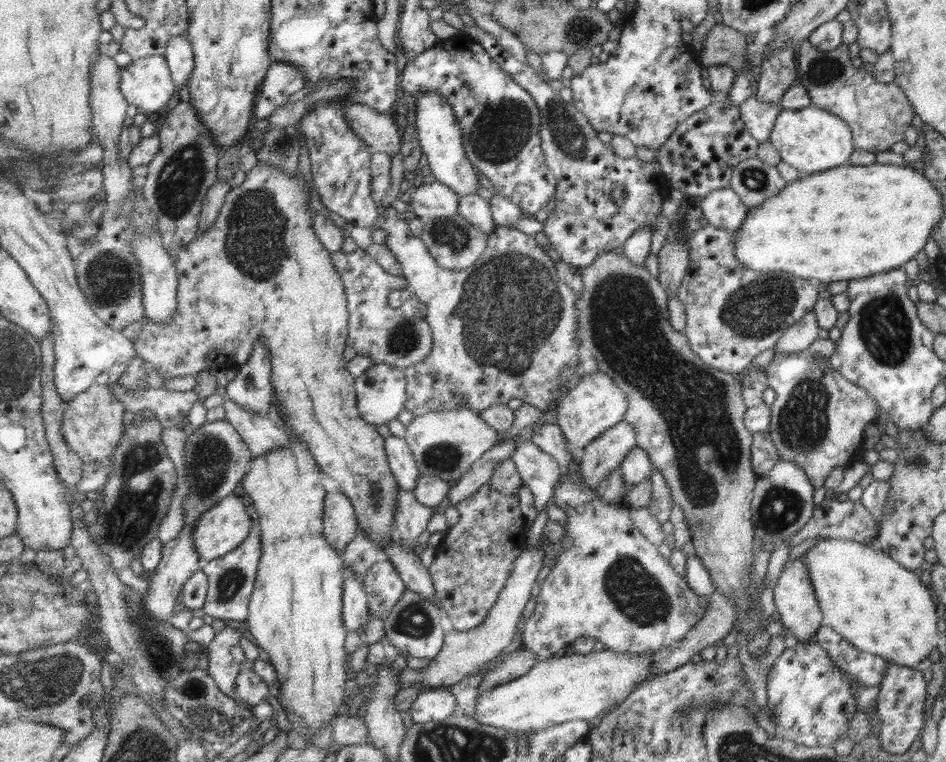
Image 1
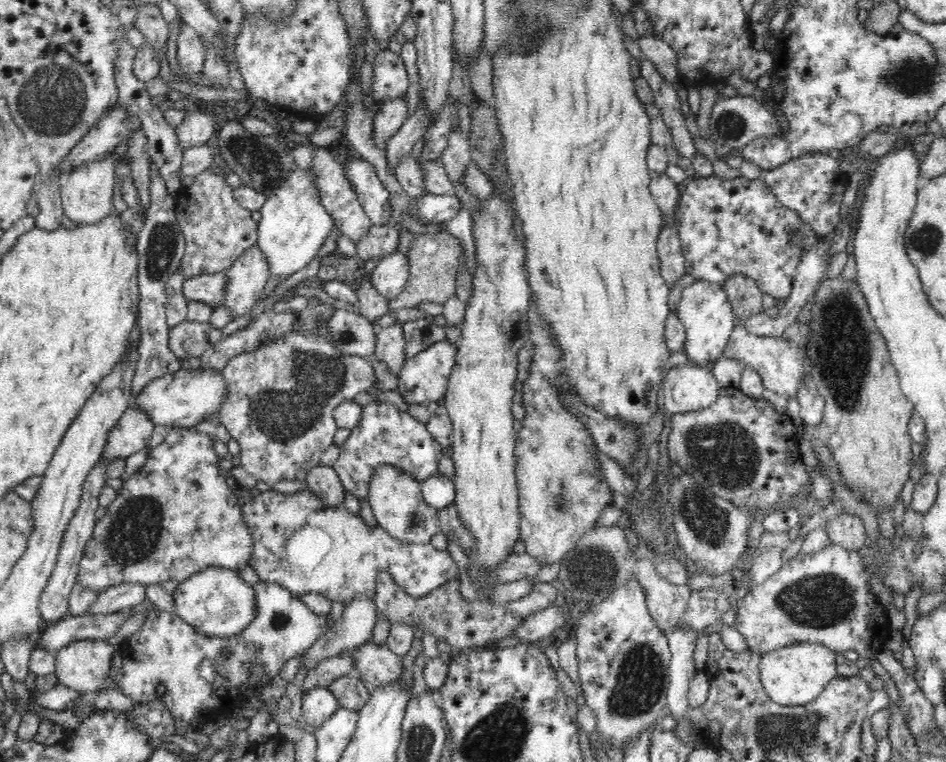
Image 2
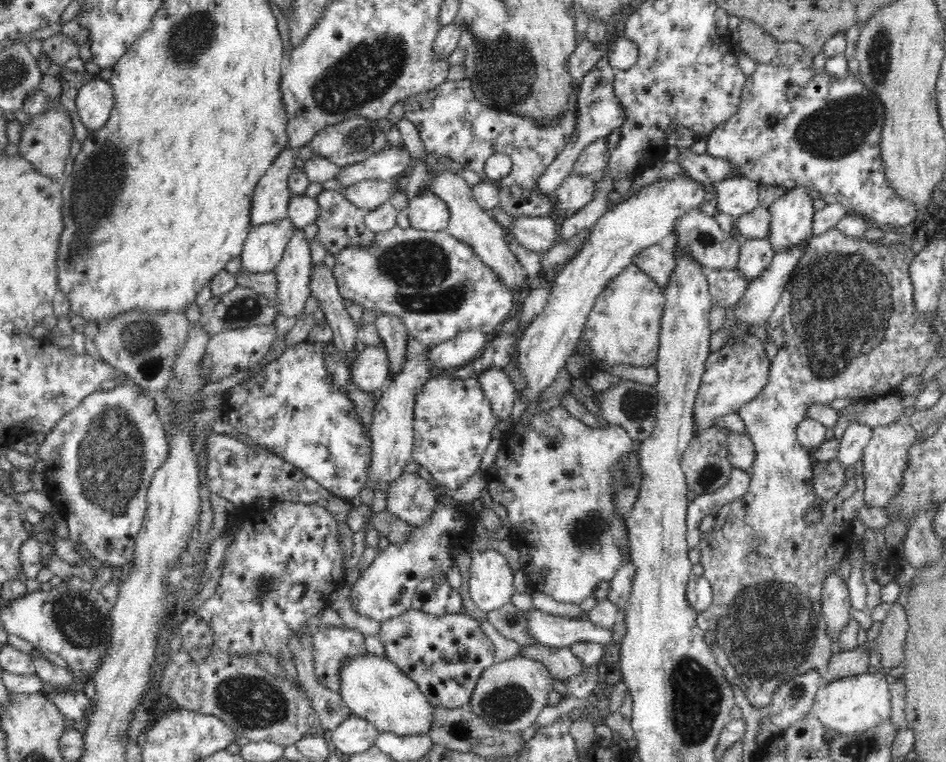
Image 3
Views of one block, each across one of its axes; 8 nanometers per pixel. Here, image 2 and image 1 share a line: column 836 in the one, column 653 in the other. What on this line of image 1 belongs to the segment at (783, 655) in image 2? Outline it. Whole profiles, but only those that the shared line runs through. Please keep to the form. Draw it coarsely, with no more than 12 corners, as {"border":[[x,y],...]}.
{"border":[[654,653],[537,661],[480,694],[472,716],[545,730],[619,708]]}

